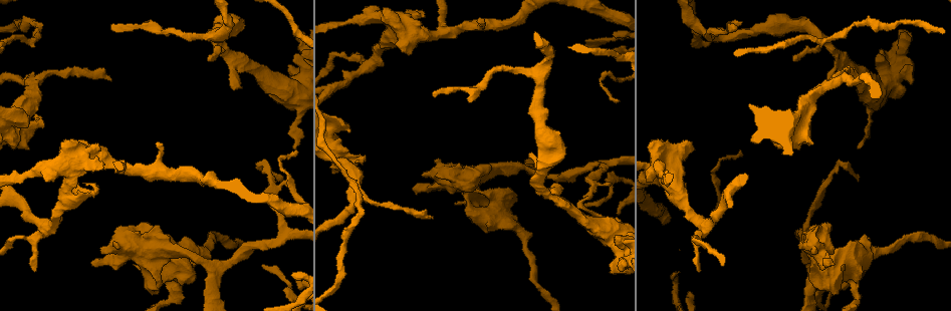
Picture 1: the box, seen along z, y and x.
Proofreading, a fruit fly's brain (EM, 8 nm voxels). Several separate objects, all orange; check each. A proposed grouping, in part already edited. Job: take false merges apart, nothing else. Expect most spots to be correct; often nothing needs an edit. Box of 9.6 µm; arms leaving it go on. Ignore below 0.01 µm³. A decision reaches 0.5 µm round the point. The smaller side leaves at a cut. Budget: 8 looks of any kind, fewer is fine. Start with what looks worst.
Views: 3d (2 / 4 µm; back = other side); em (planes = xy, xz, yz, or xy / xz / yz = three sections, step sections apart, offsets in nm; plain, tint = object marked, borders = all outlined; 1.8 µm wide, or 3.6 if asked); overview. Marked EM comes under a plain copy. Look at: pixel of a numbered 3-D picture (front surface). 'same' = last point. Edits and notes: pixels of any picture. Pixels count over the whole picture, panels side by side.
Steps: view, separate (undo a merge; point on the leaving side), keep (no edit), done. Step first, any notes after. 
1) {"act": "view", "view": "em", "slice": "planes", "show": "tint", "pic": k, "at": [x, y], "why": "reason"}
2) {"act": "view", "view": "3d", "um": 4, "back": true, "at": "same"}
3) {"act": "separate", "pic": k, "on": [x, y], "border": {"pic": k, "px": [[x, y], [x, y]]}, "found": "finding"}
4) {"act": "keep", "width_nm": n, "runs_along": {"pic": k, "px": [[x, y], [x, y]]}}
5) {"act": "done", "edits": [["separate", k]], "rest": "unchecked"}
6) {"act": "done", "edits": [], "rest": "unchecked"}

{"act": "view", "view": "3d", "um": 2, "back": true, "pic": 1, "at": [564, 206], "why": "side arm on a straight run"}

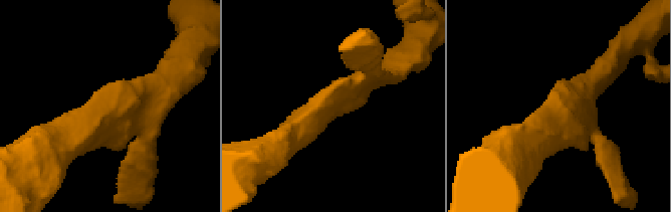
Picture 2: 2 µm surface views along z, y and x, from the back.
{"act": "view", "view": "em", "slice": "planes", "show": "tint", "pic": 2, "at": [115, 109], "arms": 3, "arm_widths_nm": [200, 220, 320], "why": "now the EM"}

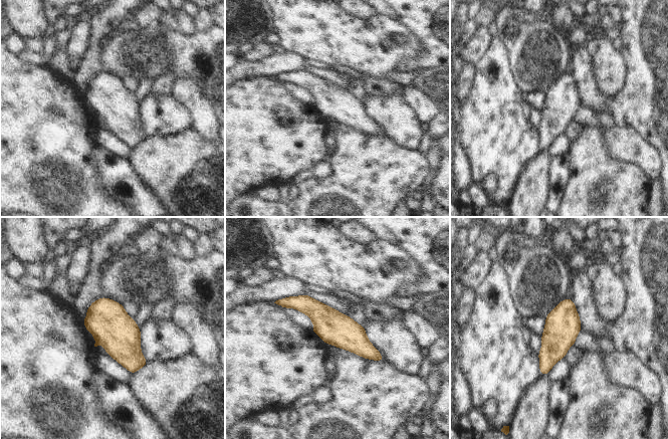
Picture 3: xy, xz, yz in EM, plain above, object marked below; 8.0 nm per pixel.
{"act": "keep", "runs_along": {"pic": 3, "px": [[285, 300], [307, 304], [380, 359]]}, "found": "all the same cell"}

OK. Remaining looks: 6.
{"act": "view", "view": "em", "um": 3.6, "slice": "planes", "show": "tint", "pic": 1, "at": [179, 272], "why": "abrupt turn"}

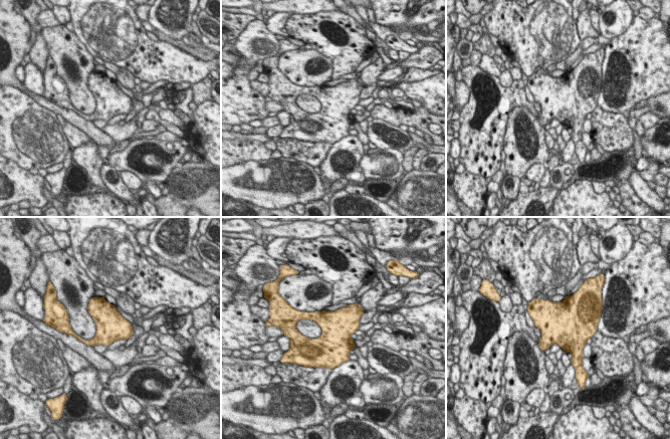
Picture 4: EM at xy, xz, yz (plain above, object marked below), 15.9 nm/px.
{"act": "keep", "found": "all the same cell"}

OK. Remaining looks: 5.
{"act": "view", "view": "3d", "um": 4, "pic": 1, "at": [604, 162], "why": "a fork"}

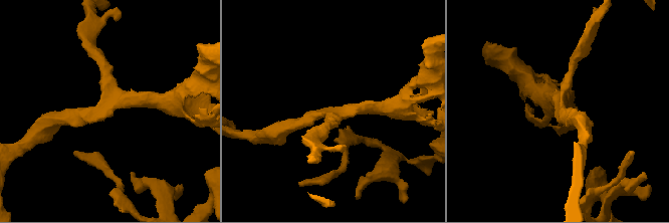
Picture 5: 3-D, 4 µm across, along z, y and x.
{"act": "view", "view": "em", "slice": "xy", "step": 4, "show": "tint", "pic": 5, "at": [559, 102]}

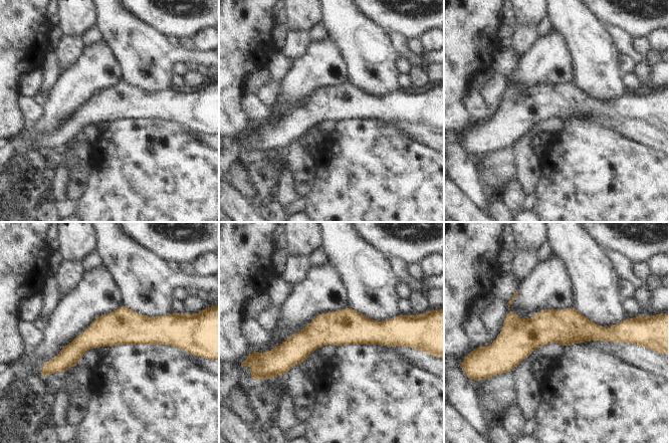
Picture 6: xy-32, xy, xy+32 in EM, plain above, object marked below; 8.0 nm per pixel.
{"act": "view", "view": "em", "slice": "planes", "show": "tint", "at": "same", "why": "another direction"}

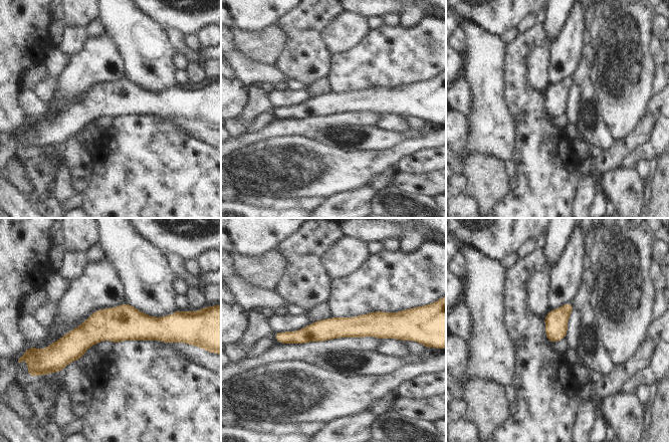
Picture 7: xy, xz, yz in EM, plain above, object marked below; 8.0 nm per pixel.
{"act": "keep", "arms": 3, "arm_widths_nm": [180, 220, 220], "found": "all the same cell"}

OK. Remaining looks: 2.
{"act": "done", "edits": [], "rest": "unchecked"}

